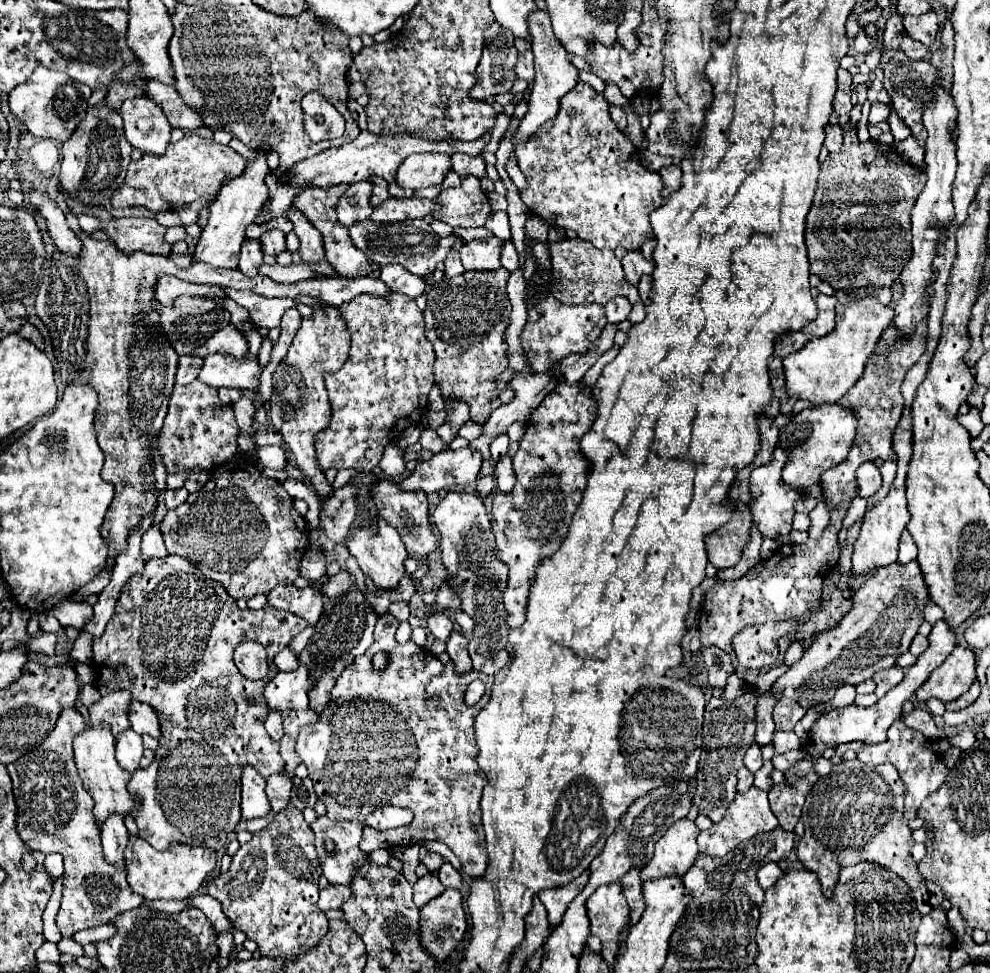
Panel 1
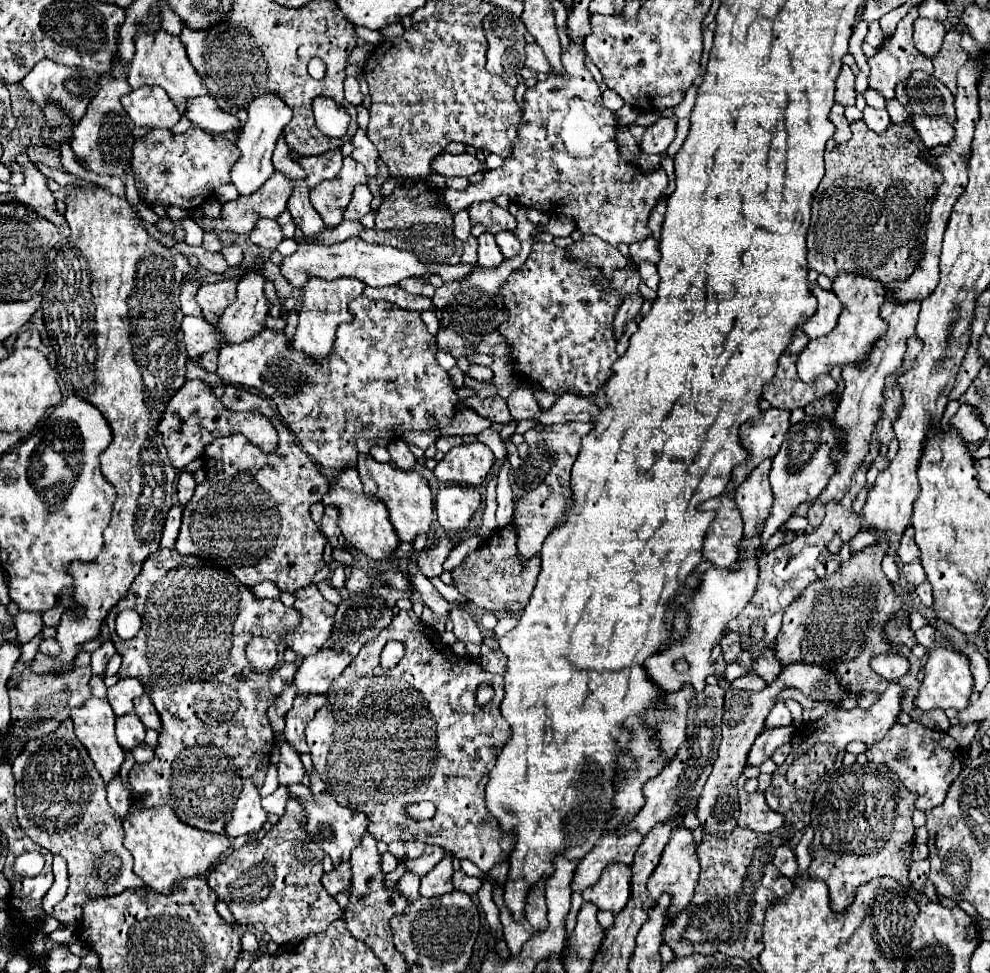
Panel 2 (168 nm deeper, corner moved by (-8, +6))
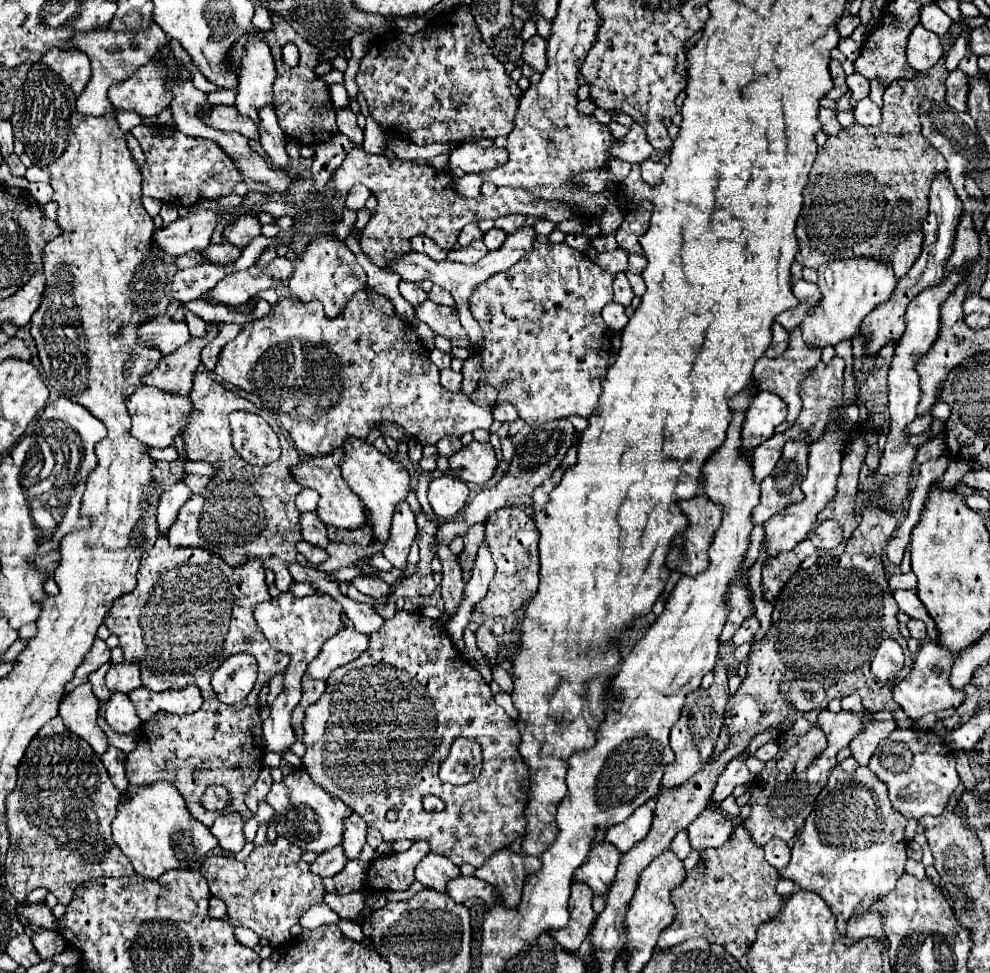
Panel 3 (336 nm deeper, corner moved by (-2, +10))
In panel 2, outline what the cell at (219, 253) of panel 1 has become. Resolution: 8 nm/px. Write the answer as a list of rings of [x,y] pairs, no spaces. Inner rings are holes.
[[[259,95],[251,101],[251,105],[247,105],[247,121],[237,139],[241,157],[231,171],[233,185],[239,189],[241,195],[251,195],[259,191],[263,183],[273,175],[275,169],[271,163],[271,155],[273,155],[279,133],[285,129],[289,121],[291,121],[291,109],[285,105],[285,101],[279,95]]]

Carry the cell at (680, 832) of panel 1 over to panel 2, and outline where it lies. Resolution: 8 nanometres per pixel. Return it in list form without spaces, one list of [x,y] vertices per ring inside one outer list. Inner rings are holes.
[[[677,827],[671,833],[671,839],[669,839],[669,843],[667,843],[663,855],[661,855],[659,865],[655,867],[653,875],[647,881],[647,891],[649,891],[649,897],[653,899],[653,905],[655,905],[655,901],[659,901],[659,897],[663,893],[671,895],[671,907],[667,909],[667,917],[669,917],[667,925],[671,925],[671,921],[681,913],[681,909],[687,907],[687,903],[691,901],[693,889],[697,887],[697,877],[699,877],[699,857],[695,853],[693,835],[685,827]]]

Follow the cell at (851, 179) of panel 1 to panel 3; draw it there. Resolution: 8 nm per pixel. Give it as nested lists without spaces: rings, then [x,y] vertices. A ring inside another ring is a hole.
[[[943,55],[937,65],[925,73],[919,73],[915,79],[895,79],[885,89],[883,121],[879,125],[865,127],[854,122],[819,147],[809,181],[803,189],[805,201],[795,229],[799,241],[799,253],[795,257],[797,263],[817,271],[827,261],[865,257],[889,263],[889,267],[895,271],[895,277],[901,277],[911,269],[921,253],[921,221],[927,215],[931,181],[947,167],[943,155],[925,143],[919,123],[919,103],[923,99],[945,99],[945,79],[949,75],[945,59],[947,57]]]

